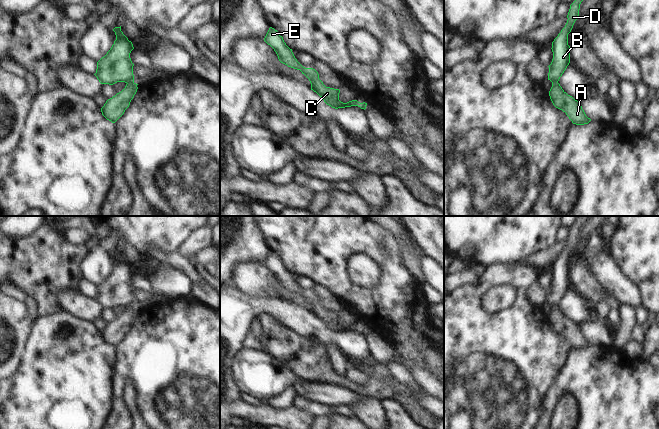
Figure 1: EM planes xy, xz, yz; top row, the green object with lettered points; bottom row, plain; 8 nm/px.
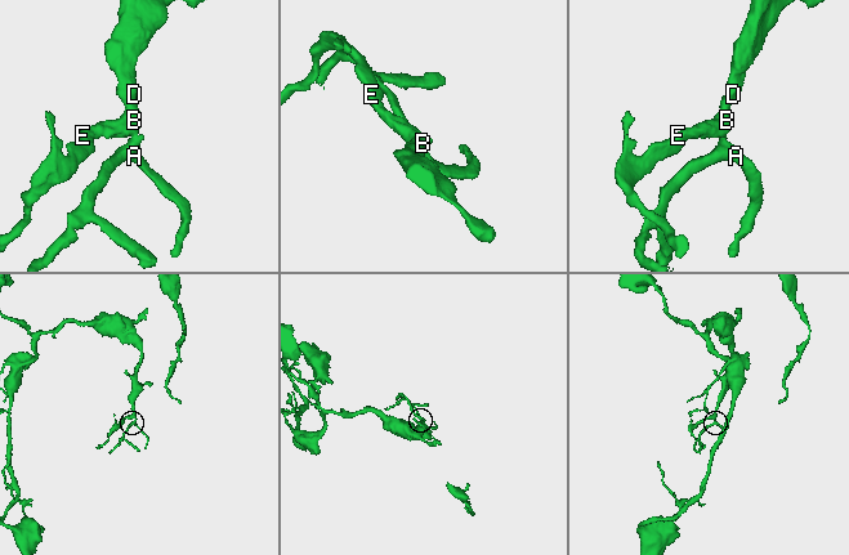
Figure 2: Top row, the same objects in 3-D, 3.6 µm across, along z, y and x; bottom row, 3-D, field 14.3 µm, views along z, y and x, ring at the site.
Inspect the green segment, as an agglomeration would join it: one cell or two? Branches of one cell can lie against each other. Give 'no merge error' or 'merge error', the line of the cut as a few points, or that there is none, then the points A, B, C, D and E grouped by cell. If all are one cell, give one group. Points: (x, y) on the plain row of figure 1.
merge error; cut in xy along (133, 305), (127, 307); A / B C D E

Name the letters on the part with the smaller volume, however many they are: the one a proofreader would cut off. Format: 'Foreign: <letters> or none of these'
Foreign: A

